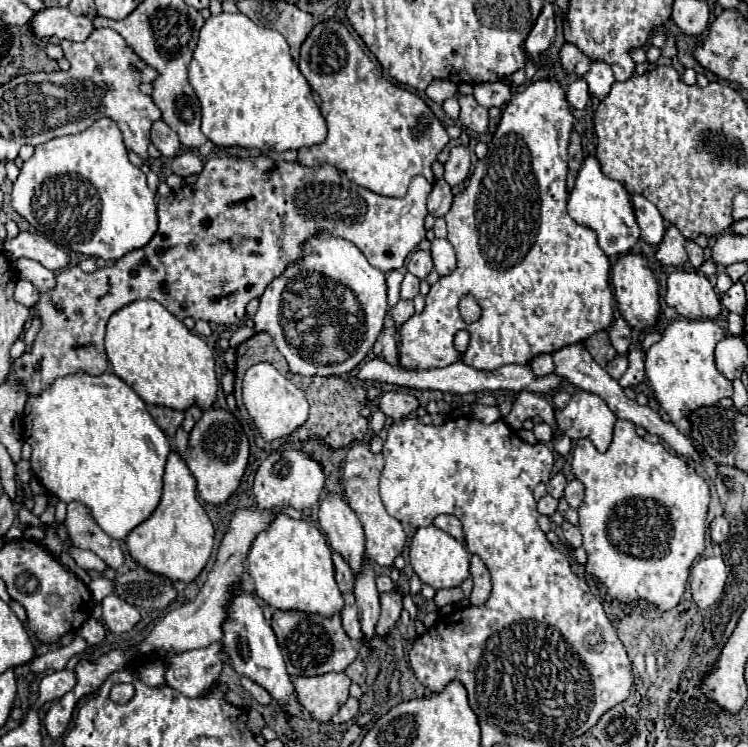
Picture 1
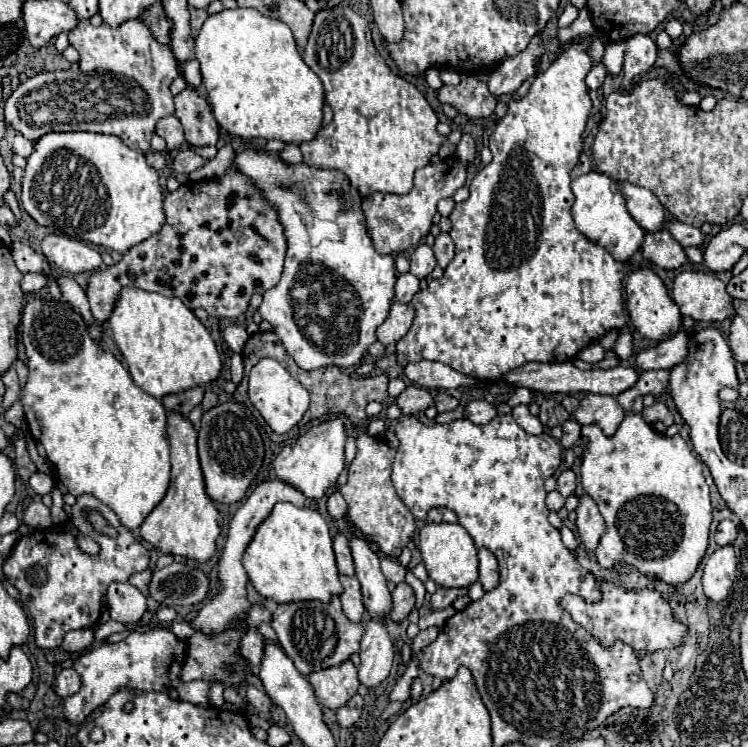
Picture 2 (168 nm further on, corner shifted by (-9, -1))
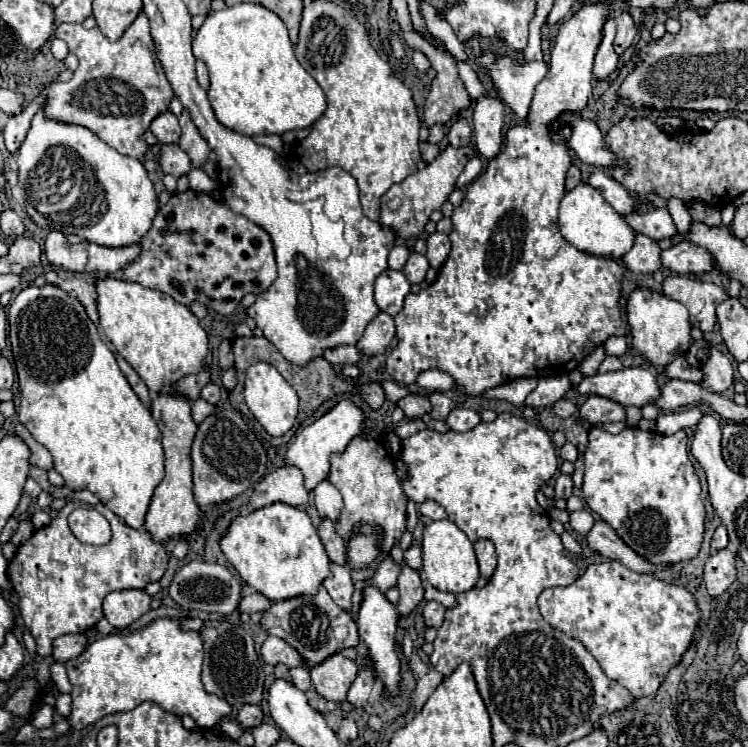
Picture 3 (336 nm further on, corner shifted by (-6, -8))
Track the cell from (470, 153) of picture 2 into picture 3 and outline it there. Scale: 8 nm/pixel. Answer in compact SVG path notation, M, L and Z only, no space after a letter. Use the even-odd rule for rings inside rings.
M458 120L448 132L448 140L450 140L450 146L454 146L454 148L468 146L472 142L472 128L468 126L468 122Z

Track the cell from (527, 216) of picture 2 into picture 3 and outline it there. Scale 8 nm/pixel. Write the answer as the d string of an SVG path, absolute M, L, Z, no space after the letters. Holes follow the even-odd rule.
M596 4L596 6L582 6L568 22L564 22L560 26L560 32L554 40L554 48L550 52L550 64L548 64L548 74L544 76L544 80L536 86L536 92L534 92L534 98L532 98L532 104L530 104L530 112L528 112L528 122L524 124L516 124L512 128L506 130L506 136L504 136L504 144L502 144L502 150L496 158L492 158L484 172L478 174L468 190L466 190L466 196L464 196L464 202L454 208L454 214L452 214L452 234L450 234L450 242L452 242L452 252L448 256L448 260L444 262L444 266L438 270L438 278L434 284L430 284L428 288L420 290L418 294L408 294L406 300L404 300L404 308L400 310L400 314L394 318L396 320L396 348L390 352L388 360L386 360L386 372L398 382L398 384L414 384L416 382L416 376L424 370L430 370L430 368L438 368L438 370L444 370L448 372L454 380L456 380L456 386L458 390L466 392L466 394L482 394L484 390L488 388L494 388L494 386L500 386L500 384L506 384L514 378L524 378L524 376L534 376L534 378L540 378L540 376L560 376L560 374L570 374L594 348L602 346L606 338L610 336L624 336L626 334L626 326L622 322L622 314L620 314L620 282L622 282L622 266L612 260L612 258L604 258L604 256L594 256L594 254L586 254L586 252L580 252L578 248L574 248L572 244L566 242L566 238L562 236L560 232L560 224L558 224L558 208L560 208L560 200L564 198L566 194L566 188L564 188L564 178L566 178L566 172L572 164L570 160L570 148L568 148L568 136L572 134L572 128L568 128L568 124L562 124L558 128L558 134L560 134L560 140L556 142L552 136L554 136L554 130L552 130L552 124L554 122L560 122L562 114L580 114L582 108L586 108L590 96L592 96L592 62L594 62L594 54L596 54L596 48L602 40L602 24L604 24L604 18L606 18L608 10L604 4Z

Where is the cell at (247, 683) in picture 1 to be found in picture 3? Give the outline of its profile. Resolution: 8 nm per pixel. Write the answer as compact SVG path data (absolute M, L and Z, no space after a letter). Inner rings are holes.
M244 704L244 708L238 712L236 720L244 726L244 728L254 728L254 726L260 726L262 724L262 708L260 706L254 706L254 704Z

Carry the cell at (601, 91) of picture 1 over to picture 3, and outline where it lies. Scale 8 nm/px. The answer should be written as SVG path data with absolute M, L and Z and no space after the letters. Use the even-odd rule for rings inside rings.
M622 12L616 18L616 26L618 26L618 32L616 32L616 38L614 38L614 50L616 50L616 54L624 54L626 48L630 48L630 44L634 42L638 30L636 30L628 12Z

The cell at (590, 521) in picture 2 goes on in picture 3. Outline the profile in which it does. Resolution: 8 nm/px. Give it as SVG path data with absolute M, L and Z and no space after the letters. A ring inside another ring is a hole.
M596 520L594 526L590 528L590 532L586 534L586 540L588 540L588 546L610 558L610 560L616 560L620 564L624 564L626 568L634 570L634 572L640 572L640 574L652 574L654 572L654 564L650 564L648 560L640 558L634 550L630 550L618 536L616 532L602 520Z

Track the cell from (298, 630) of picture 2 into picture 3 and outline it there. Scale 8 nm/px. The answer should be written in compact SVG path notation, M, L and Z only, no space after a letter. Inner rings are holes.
M320 586L320 592L316 596L298 596L298 598L274 602L262 614L260 624L268 634L278 636L284 642L292 644L292 648L296 648L300 656L304 656L306 670L314 668L316 664L322 664L328 656L334 656L344 648L356 648L360 642L354 618L332 602L324 586Z

